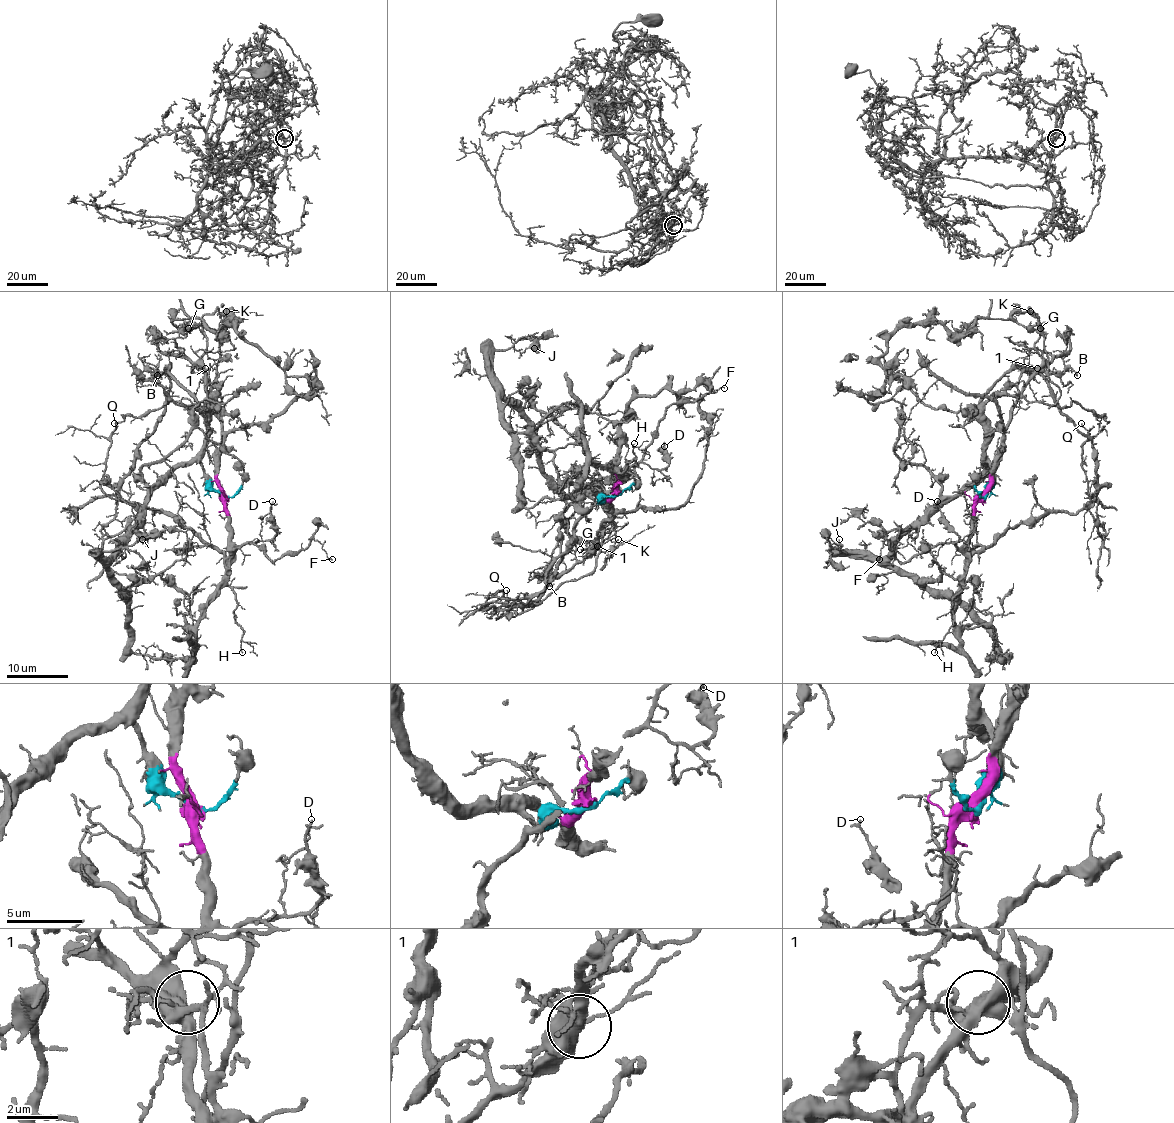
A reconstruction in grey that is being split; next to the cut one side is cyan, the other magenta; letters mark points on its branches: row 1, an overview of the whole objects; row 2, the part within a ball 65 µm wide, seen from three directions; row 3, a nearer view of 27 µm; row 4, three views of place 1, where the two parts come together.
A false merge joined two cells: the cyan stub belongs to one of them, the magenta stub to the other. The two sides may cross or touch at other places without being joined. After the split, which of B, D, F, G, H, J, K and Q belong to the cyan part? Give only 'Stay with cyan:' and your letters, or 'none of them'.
Stay with cyan: B, J

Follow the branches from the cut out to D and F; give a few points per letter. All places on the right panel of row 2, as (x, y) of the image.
D: (985, 496), (976, 505), (971, 538), (960, 547), (954, 542), (960, 538), (937, 501)
F: (985, 496), (976, 505), (971, 538), (962, 547), (937, 542), (902, 562), (885, 539), (878, 559)

